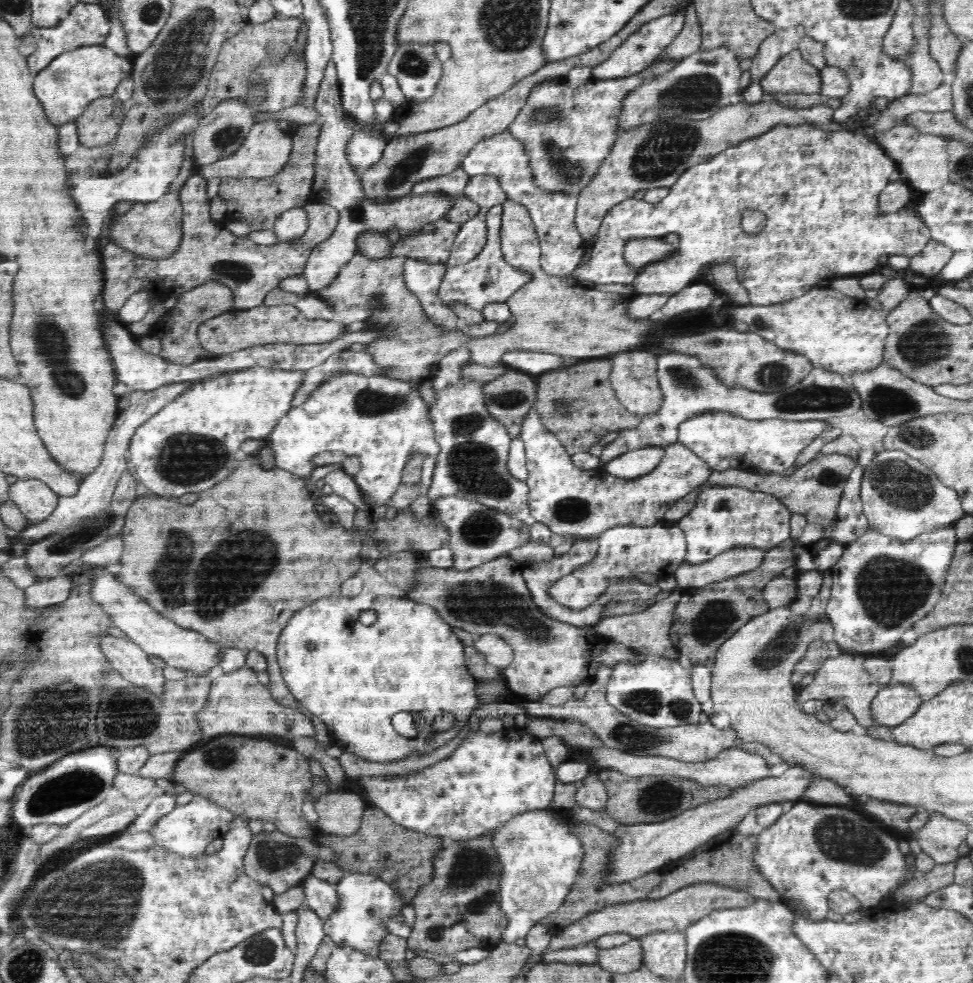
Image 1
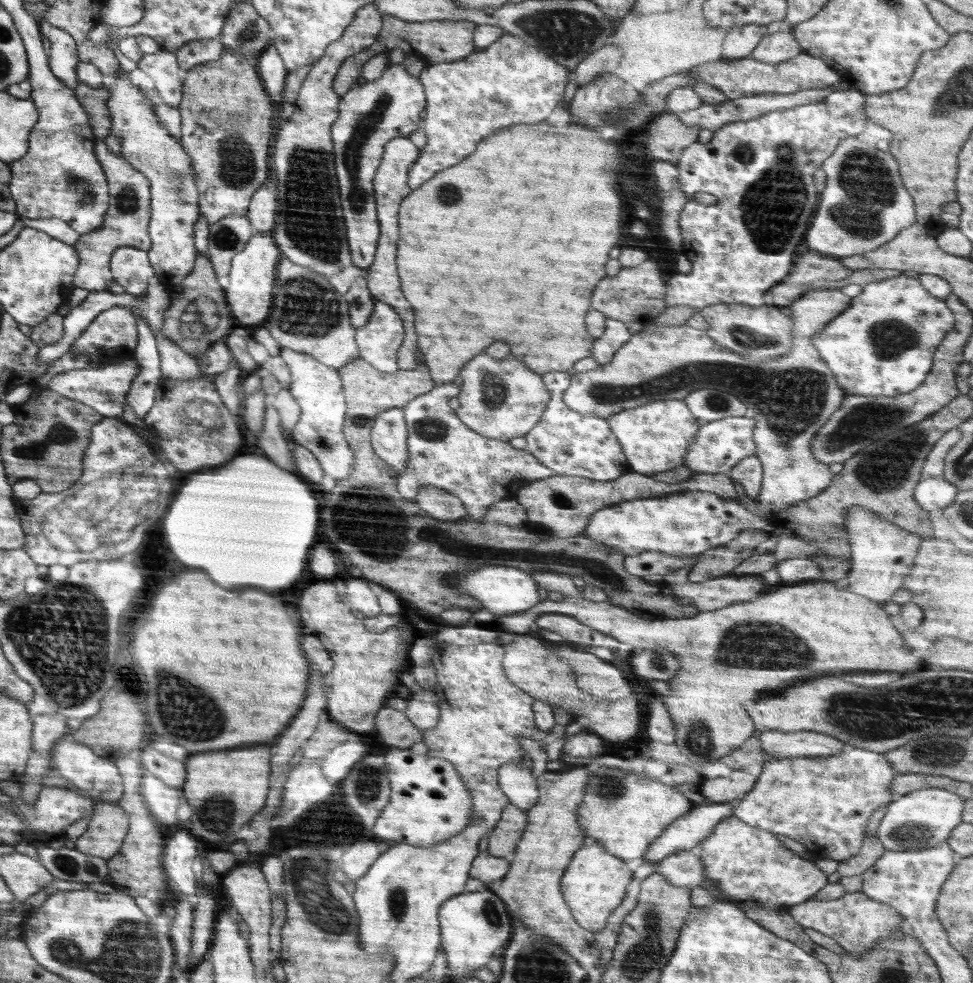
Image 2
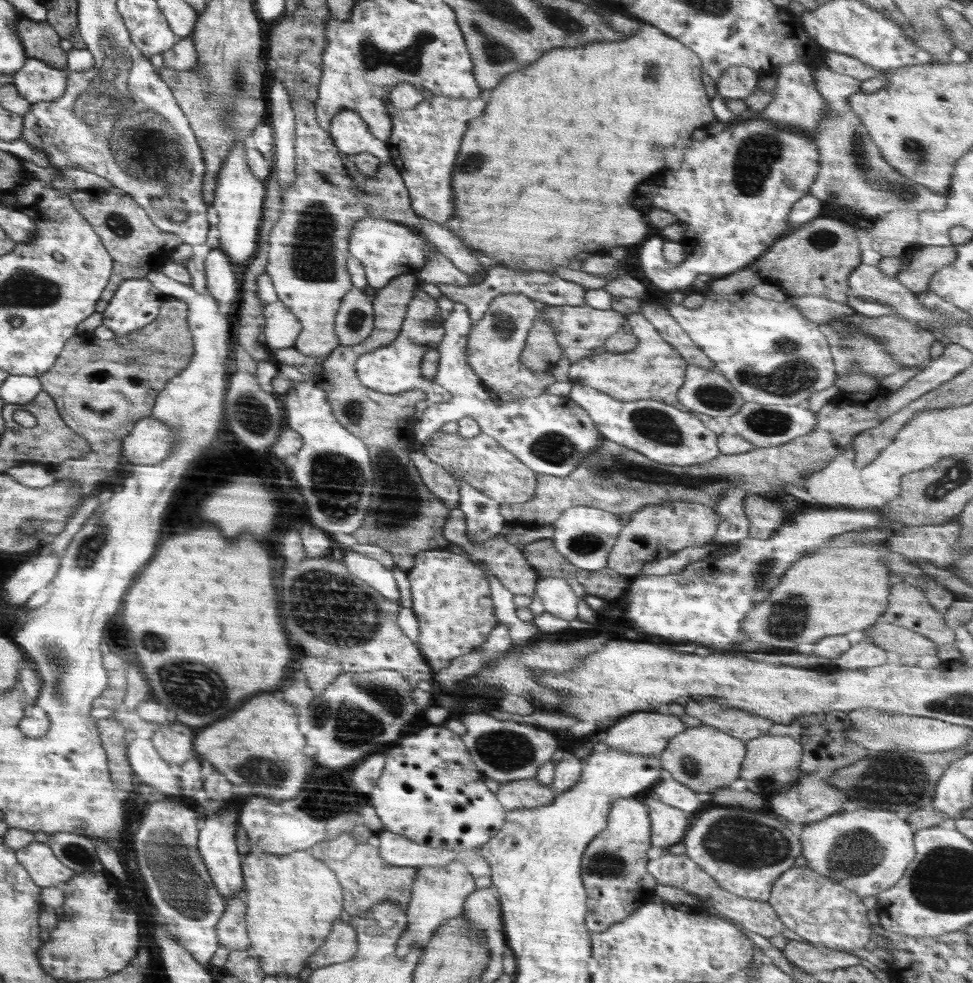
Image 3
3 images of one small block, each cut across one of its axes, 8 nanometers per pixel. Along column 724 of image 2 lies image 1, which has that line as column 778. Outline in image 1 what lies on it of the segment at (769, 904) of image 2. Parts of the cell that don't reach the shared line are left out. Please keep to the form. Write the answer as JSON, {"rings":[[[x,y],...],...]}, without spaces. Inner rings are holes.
{"rings":[[[799,800],[774,824],[758,830],[757,837],[753,856],[757,871],[778,892],[782,903],[790,910],[795,903],[802,905],[810,920],[827,919],[829,895],[834,890],[850,892],[862,909],[868,909],[892,896],[910,875],[894,834],[890,836],[876,823],[836,805]]]}

